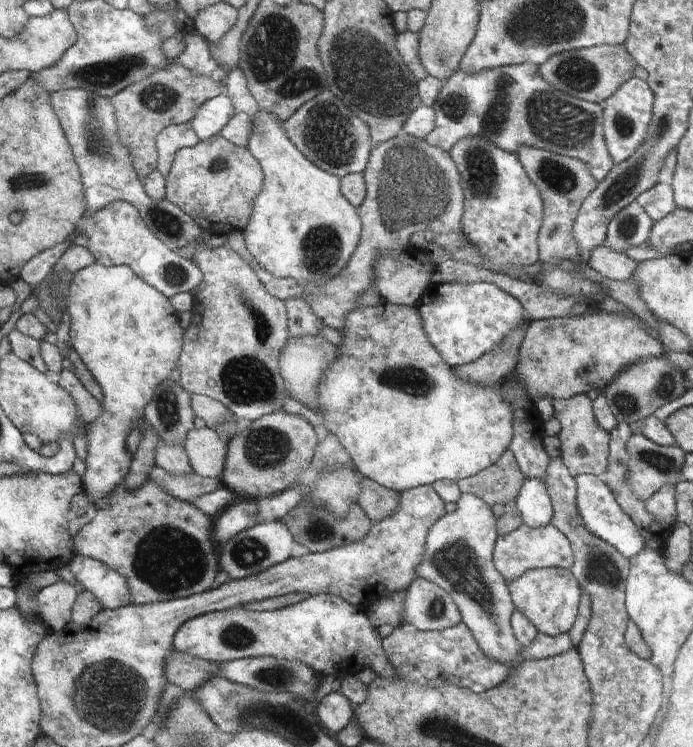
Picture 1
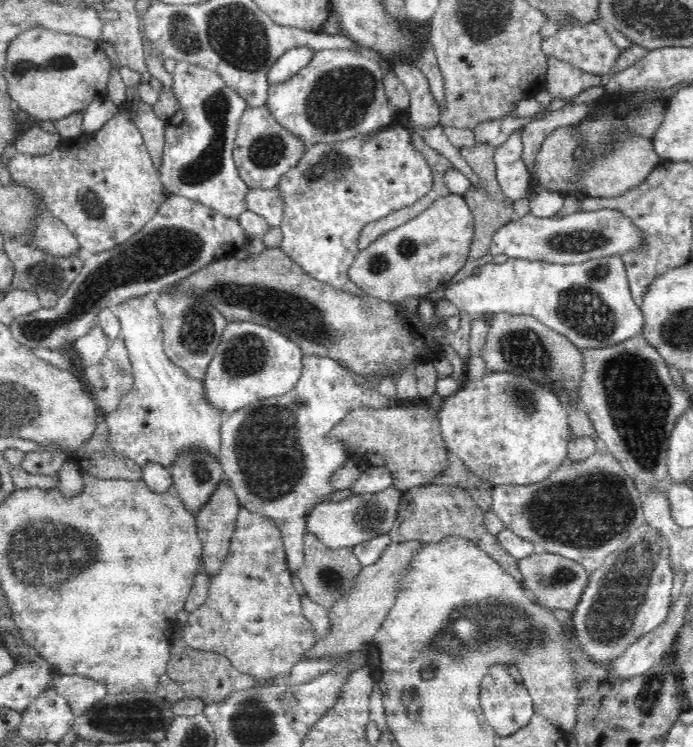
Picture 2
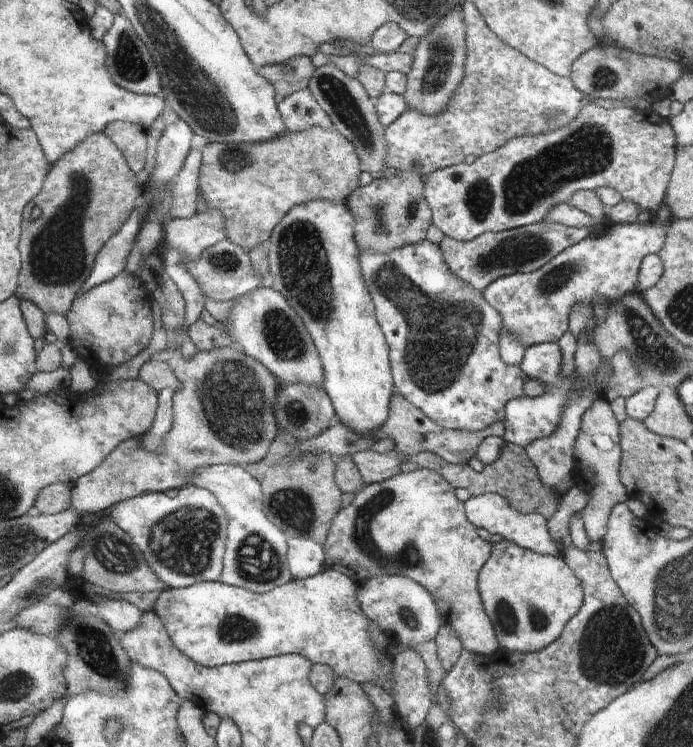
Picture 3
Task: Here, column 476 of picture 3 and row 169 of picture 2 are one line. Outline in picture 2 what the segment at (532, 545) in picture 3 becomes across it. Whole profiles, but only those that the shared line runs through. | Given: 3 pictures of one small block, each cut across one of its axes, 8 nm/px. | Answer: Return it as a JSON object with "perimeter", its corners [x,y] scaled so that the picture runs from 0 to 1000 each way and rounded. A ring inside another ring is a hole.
{"perimeter":[[[747,173],[711,206],[717,244],[726,260],[740,270],[763,266],[769,257],[769,241],[753,212],[755,201],[753,173]]]}

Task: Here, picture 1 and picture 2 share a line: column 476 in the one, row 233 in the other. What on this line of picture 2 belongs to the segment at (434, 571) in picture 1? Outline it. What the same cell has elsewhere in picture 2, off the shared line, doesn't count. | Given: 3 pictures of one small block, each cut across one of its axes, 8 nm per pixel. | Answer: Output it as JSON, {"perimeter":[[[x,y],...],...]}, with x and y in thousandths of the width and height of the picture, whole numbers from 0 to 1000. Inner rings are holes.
{"perimeter":[[[880,278],[791,292],[776,292],[763,284],[752,293],[745,292],[733,299],[713,316],[707,332],[710,341],[730,340],[734,345],[812,355],[834,353],[869,343],[898,343],[928,329],[928,315],[915,296]]]}

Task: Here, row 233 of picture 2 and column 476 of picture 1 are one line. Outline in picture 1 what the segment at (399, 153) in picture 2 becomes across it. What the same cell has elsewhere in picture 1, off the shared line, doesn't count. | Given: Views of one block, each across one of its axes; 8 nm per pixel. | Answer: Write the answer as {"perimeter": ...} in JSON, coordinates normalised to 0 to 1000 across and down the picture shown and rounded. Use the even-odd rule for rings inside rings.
{"perimeter":[[[701,378],[620,380],[602,403],[600,415],[618,459],[652,495],[724,465],[729,454],[758,434],[760,424],[745,399]]]}

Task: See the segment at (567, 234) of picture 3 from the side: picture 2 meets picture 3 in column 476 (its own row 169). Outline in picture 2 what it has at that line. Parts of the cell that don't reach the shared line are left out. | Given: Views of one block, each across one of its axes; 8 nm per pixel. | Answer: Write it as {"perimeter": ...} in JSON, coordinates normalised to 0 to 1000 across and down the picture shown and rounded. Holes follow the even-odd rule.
{"perimeter":[[[385,141],[375,145],[355,143],[345,163],[336,198],[336,214],[346,238],[362,256],[391,254],[423,224],[431,220],[443,199],[442,190],[427,185],[414,171],[398,163]]]}

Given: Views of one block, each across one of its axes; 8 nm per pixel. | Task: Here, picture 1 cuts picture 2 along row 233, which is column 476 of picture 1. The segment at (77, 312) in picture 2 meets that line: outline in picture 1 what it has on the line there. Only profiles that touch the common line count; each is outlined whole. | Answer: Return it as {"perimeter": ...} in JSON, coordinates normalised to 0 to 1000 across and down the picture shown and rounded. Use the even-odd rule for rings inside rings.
{"perimeter":[[[703,186],[664,187],[648,205],[668,252],[667,313],[701,345],[706,359],[729,367],[736,355],[762,356],[778,348],[776,313],[784,297],[779,257],[742,206],[727,205]]]}

